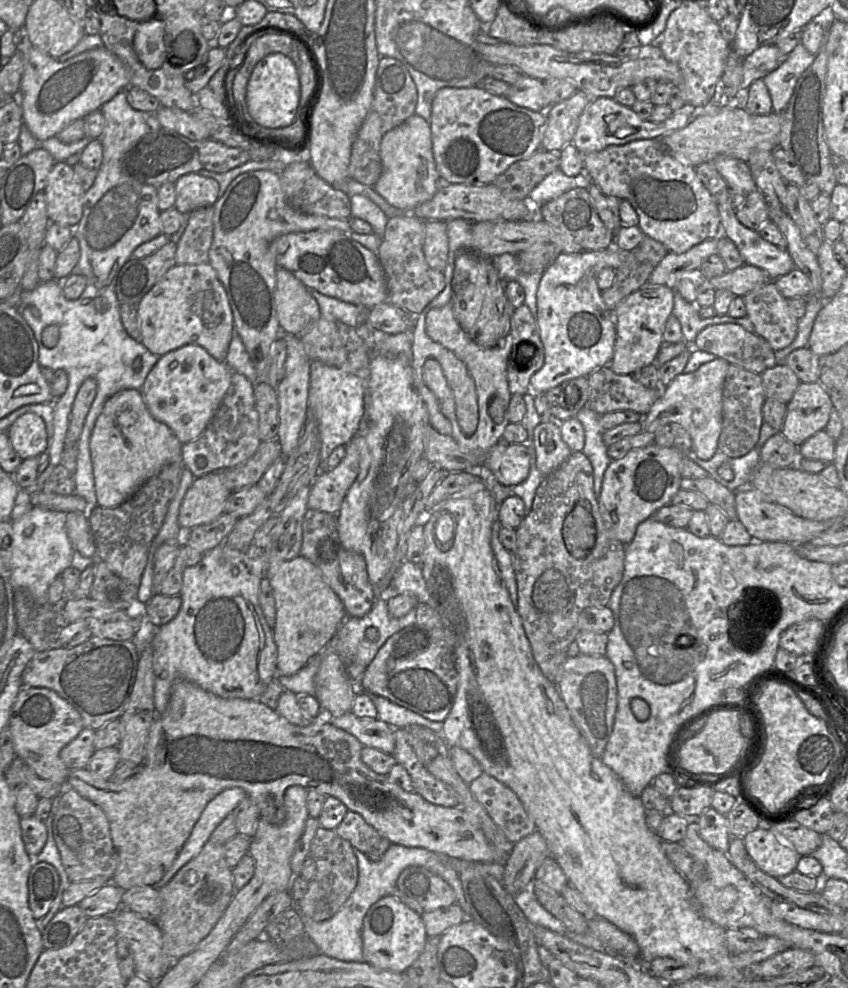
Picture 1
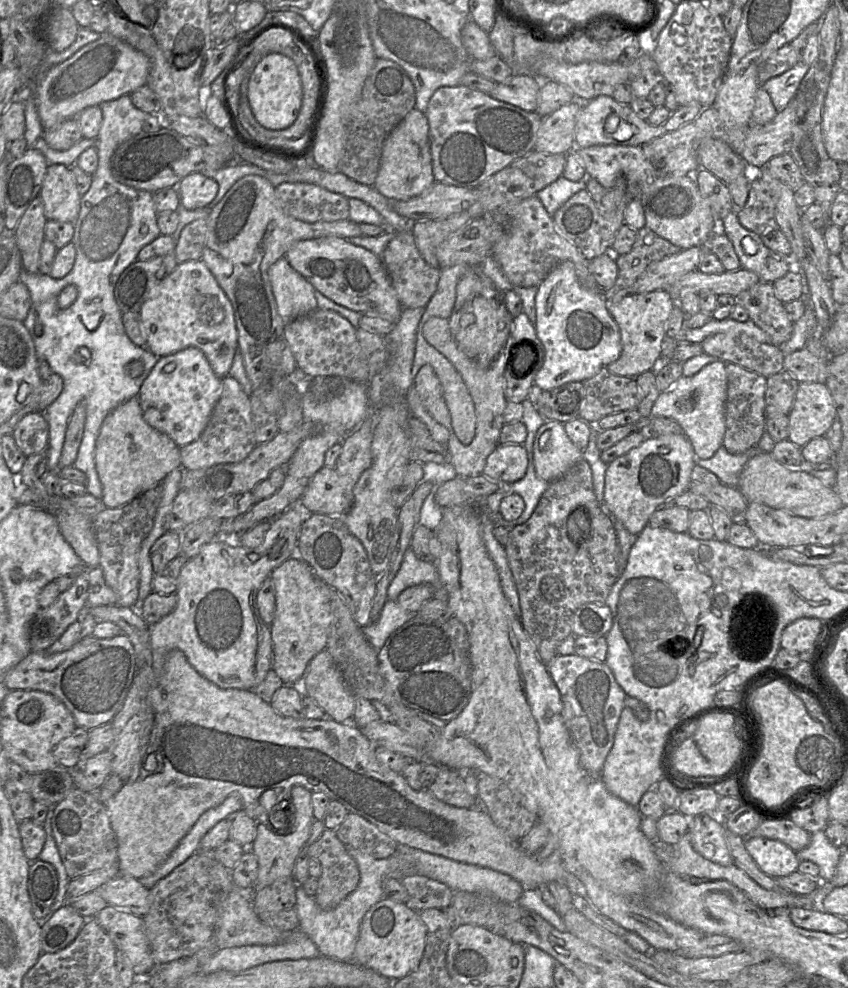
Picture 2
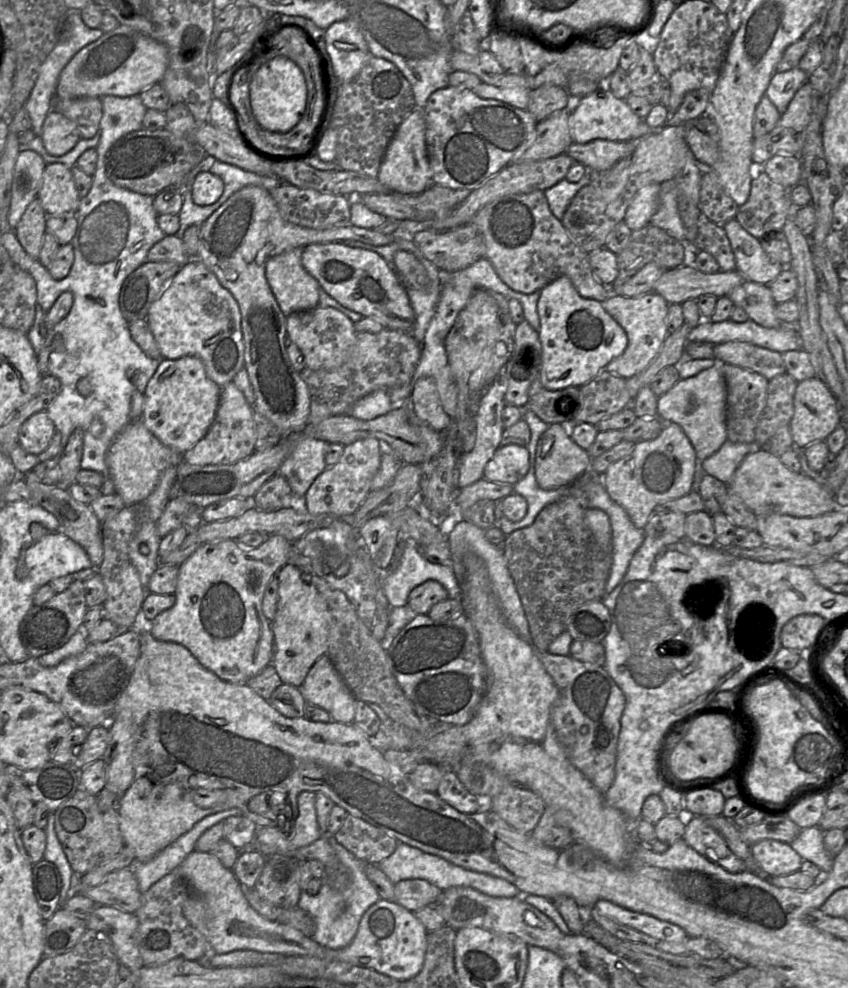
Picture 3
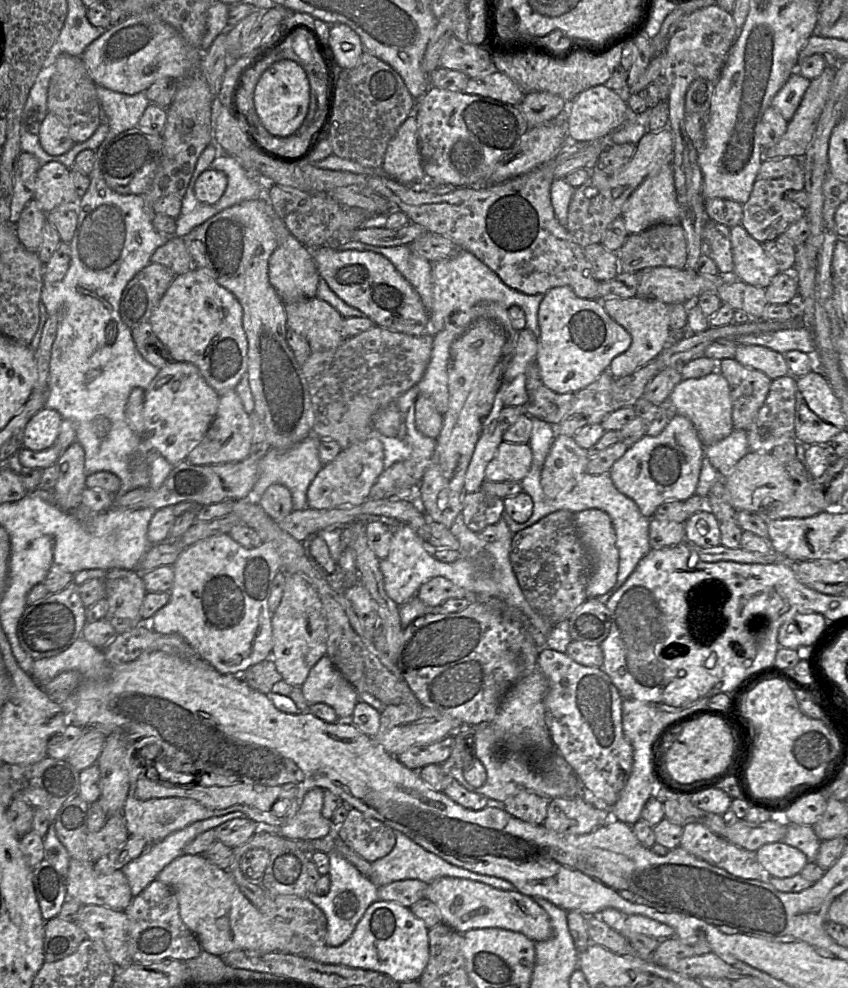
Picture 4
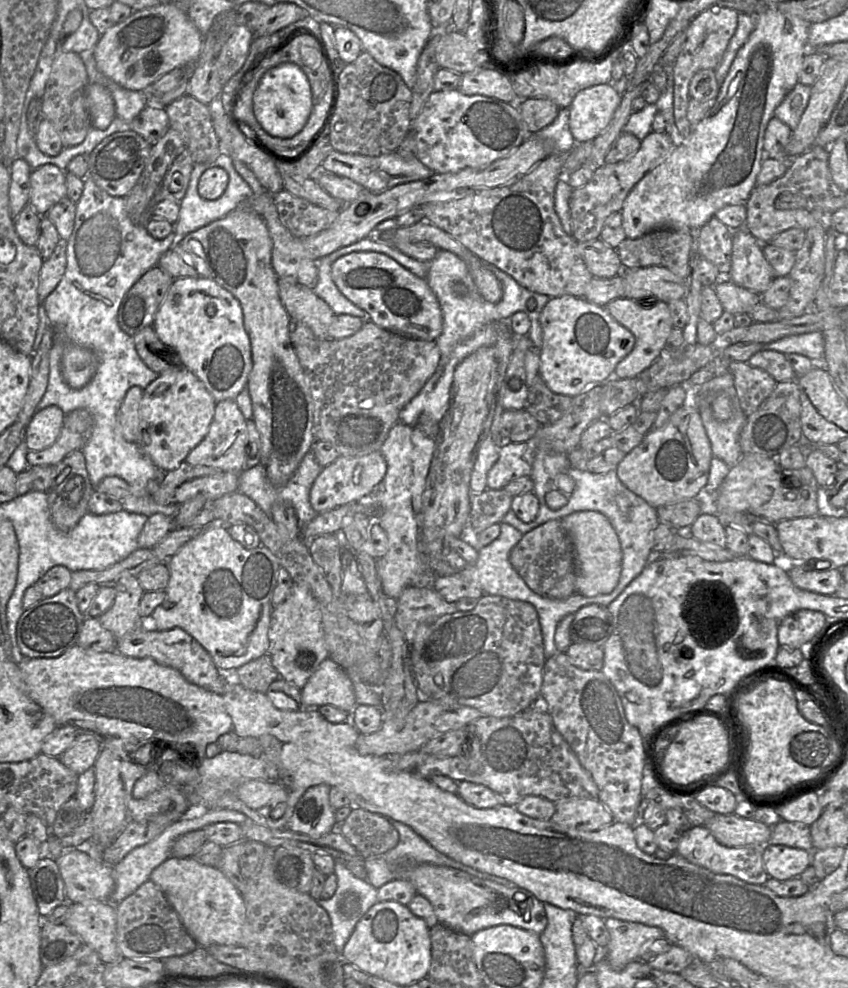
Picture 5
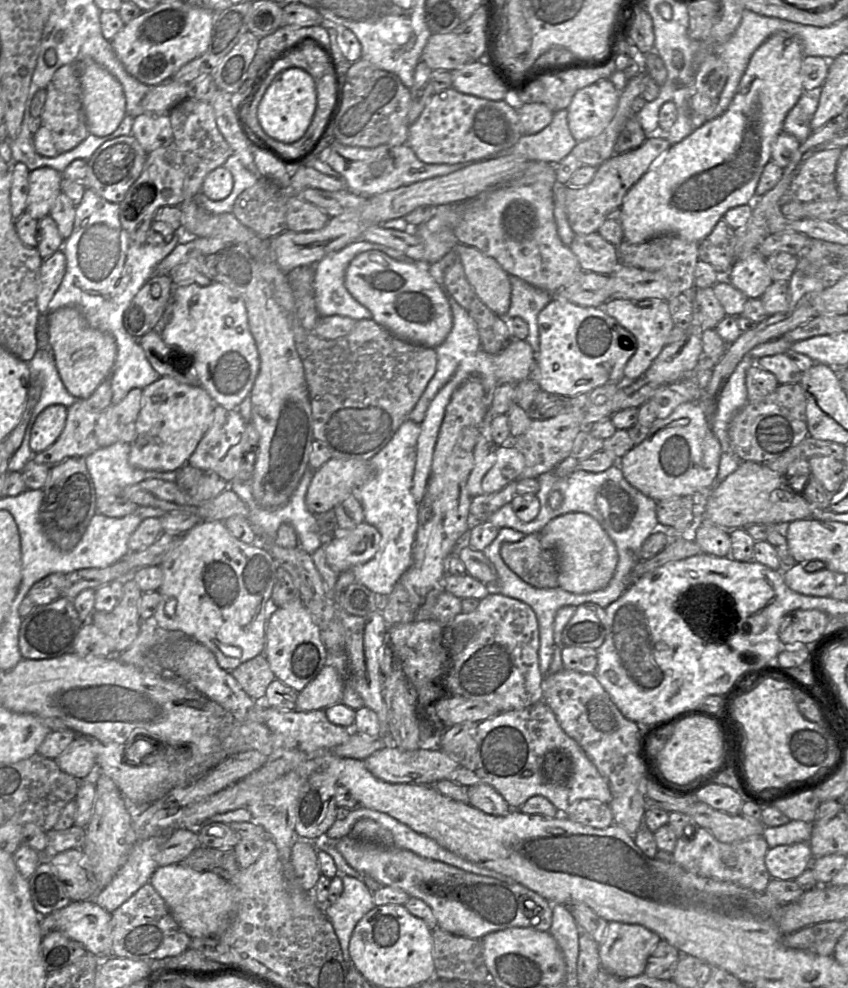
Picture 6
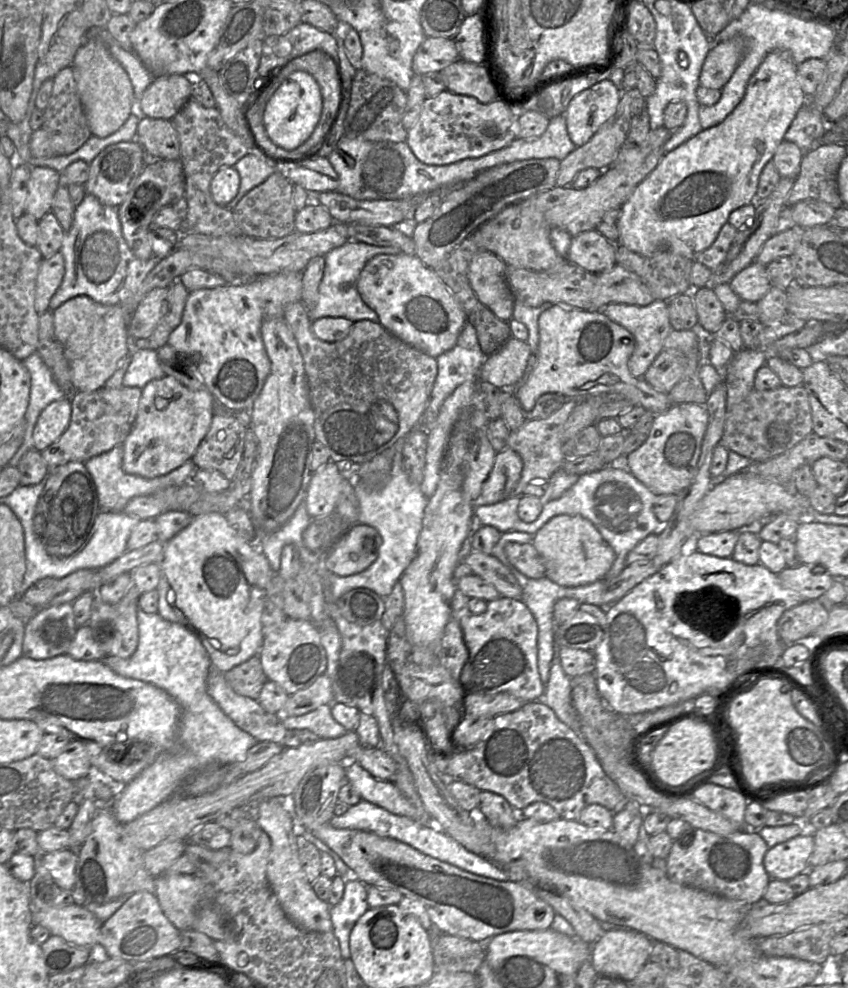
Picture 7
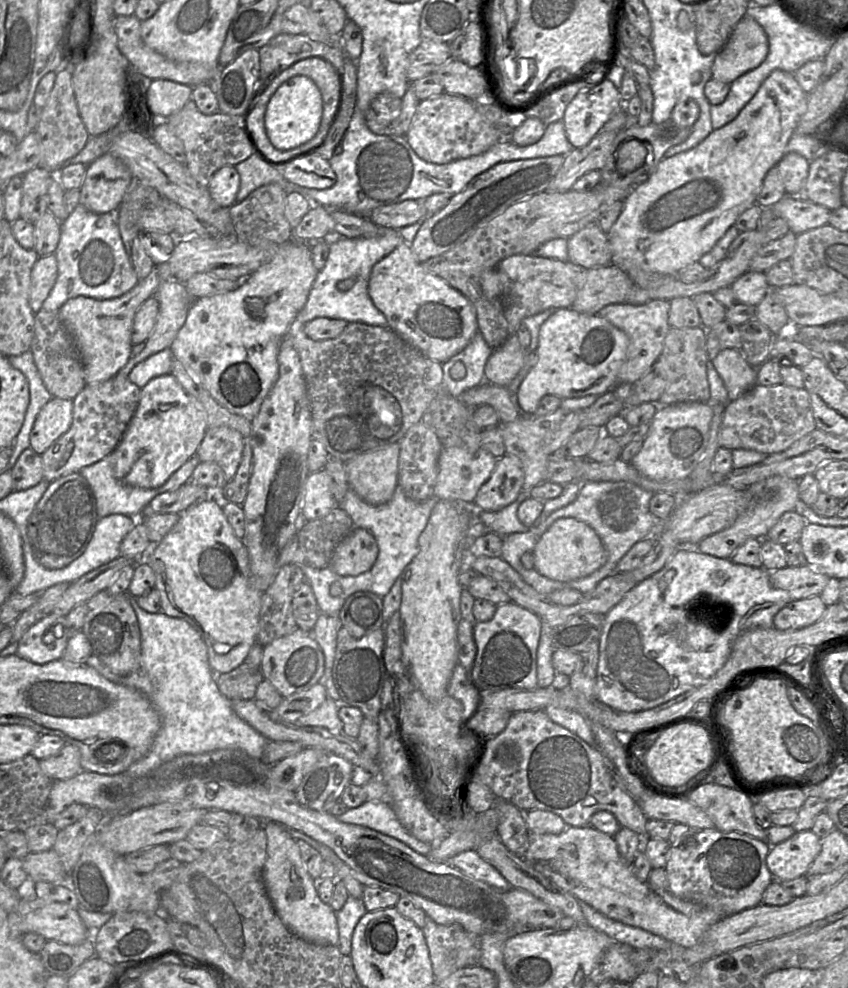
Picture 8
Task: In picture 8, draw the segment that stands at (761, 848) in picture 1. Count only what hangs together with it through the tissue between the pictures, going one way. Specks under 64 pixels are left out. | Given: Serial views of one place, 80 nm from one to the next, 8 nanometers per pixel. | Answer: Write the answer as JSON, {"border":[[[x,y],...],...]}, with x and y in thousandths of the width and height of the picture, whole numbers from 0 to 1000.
{"border":[[[956,840],[938,842],[928,850],[909,855],[903,876],[912,890],[935,891],[952,887],[953,880],[968,861],[968,849]]]}

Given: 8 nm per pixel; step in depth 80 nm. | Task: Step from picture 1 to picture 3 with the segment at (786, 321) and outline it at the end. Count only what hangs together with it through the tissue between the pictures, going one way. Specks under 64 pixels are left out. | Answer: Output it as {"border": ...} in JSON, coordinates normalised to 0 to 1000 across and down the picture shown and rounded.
{"border":[[[877,284],[857,300],[867,310],[879,314],[886,325],[904,332],[922,330],[914,318],[914,306],[907,288]]]}

